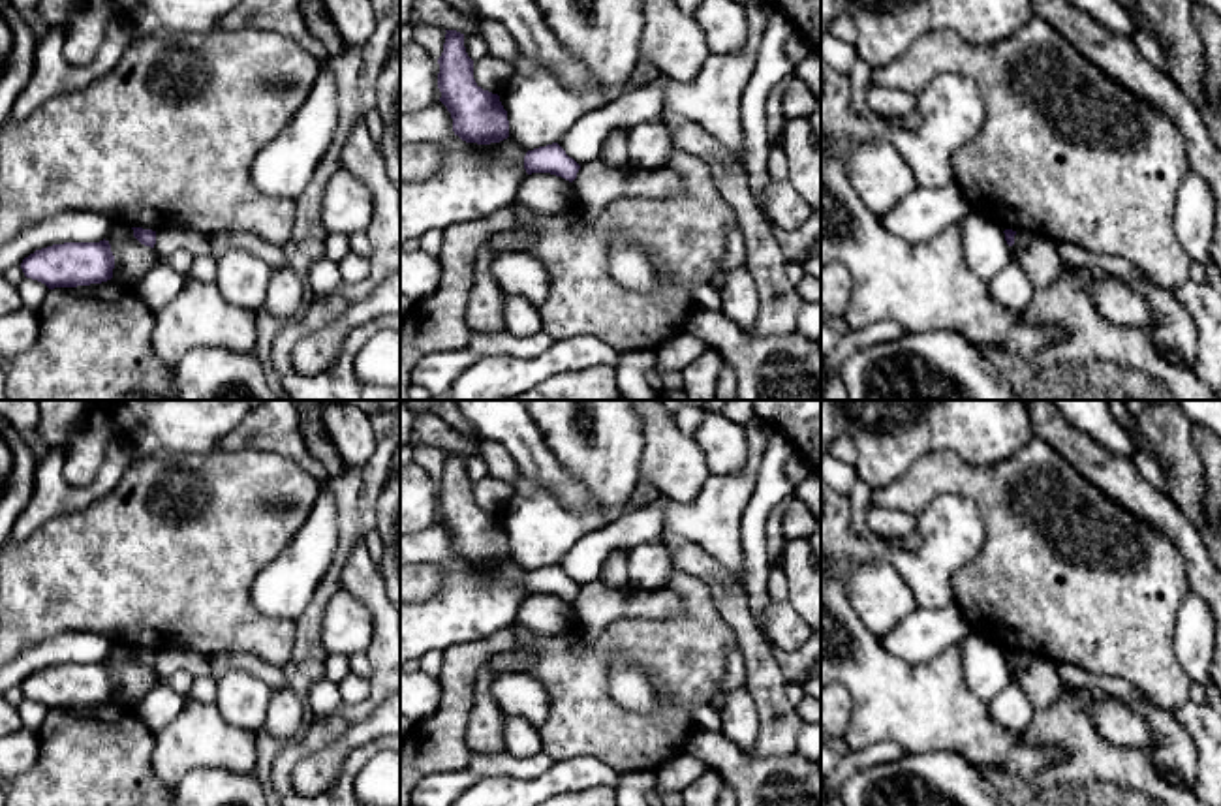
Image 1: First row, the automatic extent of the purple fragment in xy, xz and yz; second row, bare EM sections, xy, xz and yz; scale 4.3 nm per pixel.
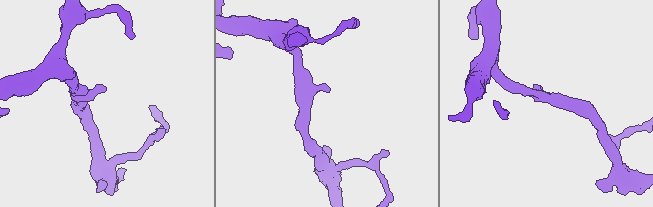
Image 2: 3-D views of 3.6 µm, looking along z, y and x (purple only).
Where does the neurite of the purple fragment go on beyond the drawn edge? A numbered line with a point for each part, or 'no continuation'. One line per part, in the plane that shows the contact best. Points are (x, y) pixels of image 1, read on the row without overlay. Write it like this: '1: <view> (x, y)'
no continuation

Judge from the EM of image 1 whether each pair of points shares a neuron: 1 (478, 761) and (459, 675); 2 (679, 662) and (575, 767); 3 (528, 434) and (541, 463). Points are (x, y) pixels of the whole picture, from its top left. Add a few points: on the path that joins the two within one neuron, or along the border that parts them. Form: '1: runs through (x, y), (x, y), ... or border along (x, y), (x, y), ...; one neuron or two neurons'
1: border along (472, 752), (464, 765), (432, 773); two neurons
2: border along (555, 759), (598, 758), (618, 773); two neurons
3: runs through (528, 442), (528, 449), (534, 455); one neuron

